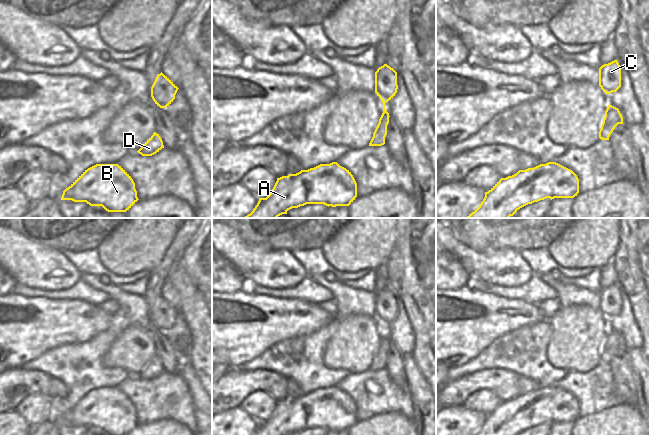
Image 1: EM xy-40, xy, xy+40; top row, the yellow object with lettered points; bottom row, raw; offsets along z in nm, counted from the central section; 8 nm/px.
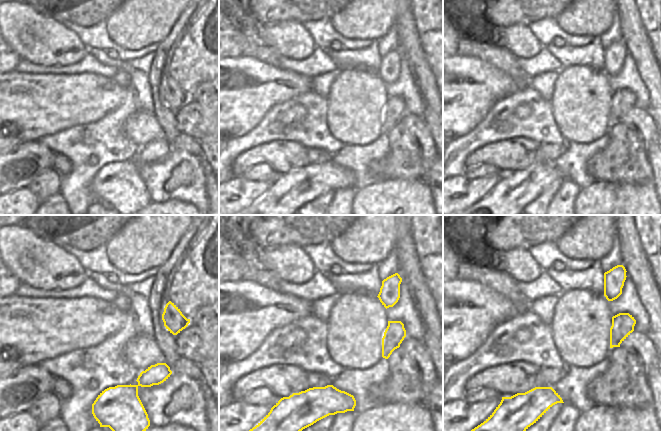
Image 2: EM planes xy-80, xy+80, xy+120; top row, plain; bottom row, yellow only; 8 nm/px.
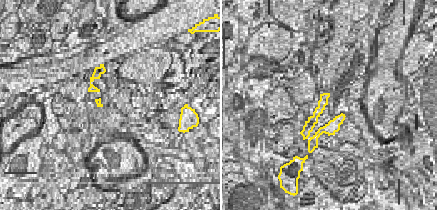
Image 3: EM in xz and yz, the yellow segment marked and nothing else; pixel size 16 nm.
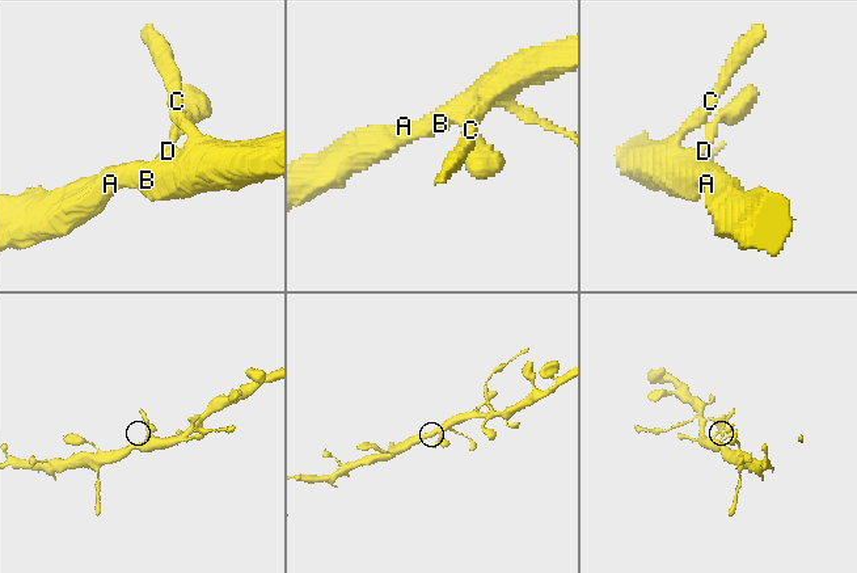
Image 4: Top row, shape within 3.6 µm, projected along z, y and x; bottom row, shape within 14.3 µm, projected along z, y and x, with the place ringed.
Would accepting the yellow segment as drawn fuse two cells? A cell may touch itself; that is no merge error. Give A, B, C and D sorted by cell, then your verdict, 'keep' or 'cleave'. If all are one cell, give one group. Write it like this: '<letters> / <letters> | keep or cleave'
A B C D | keep

